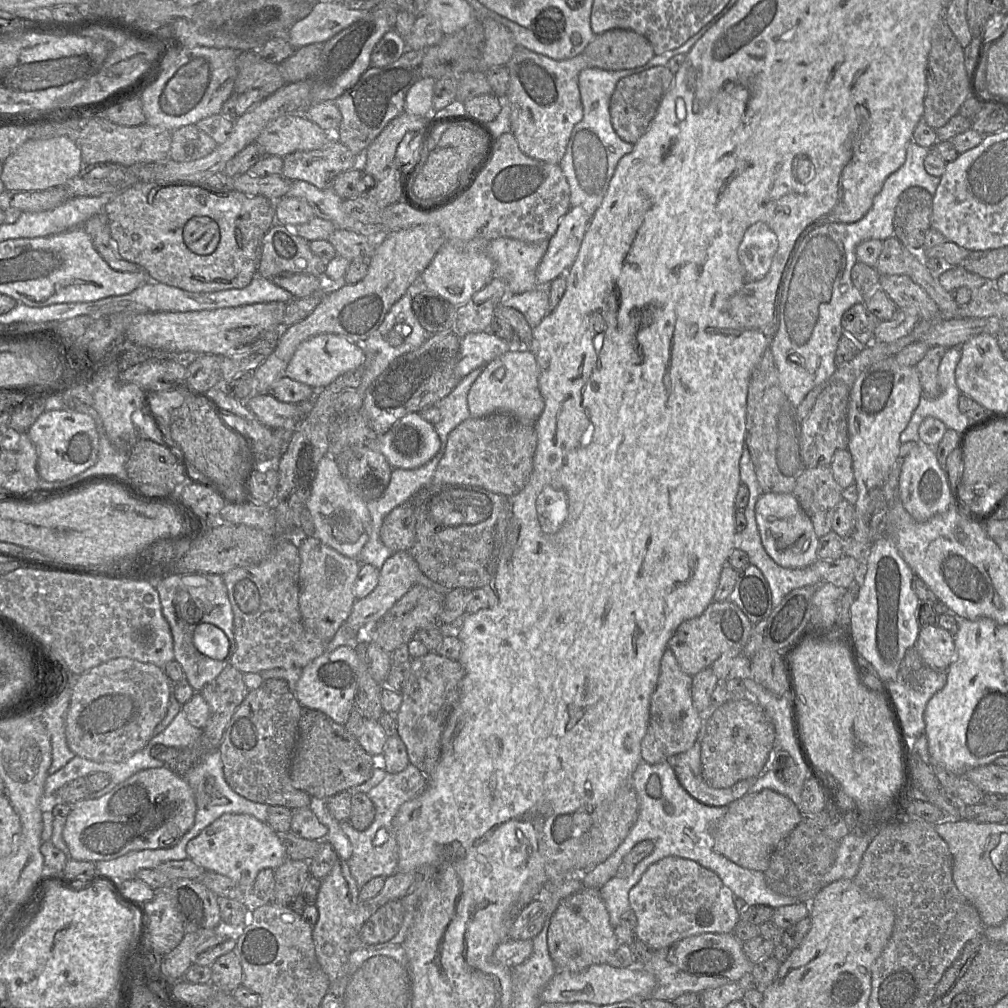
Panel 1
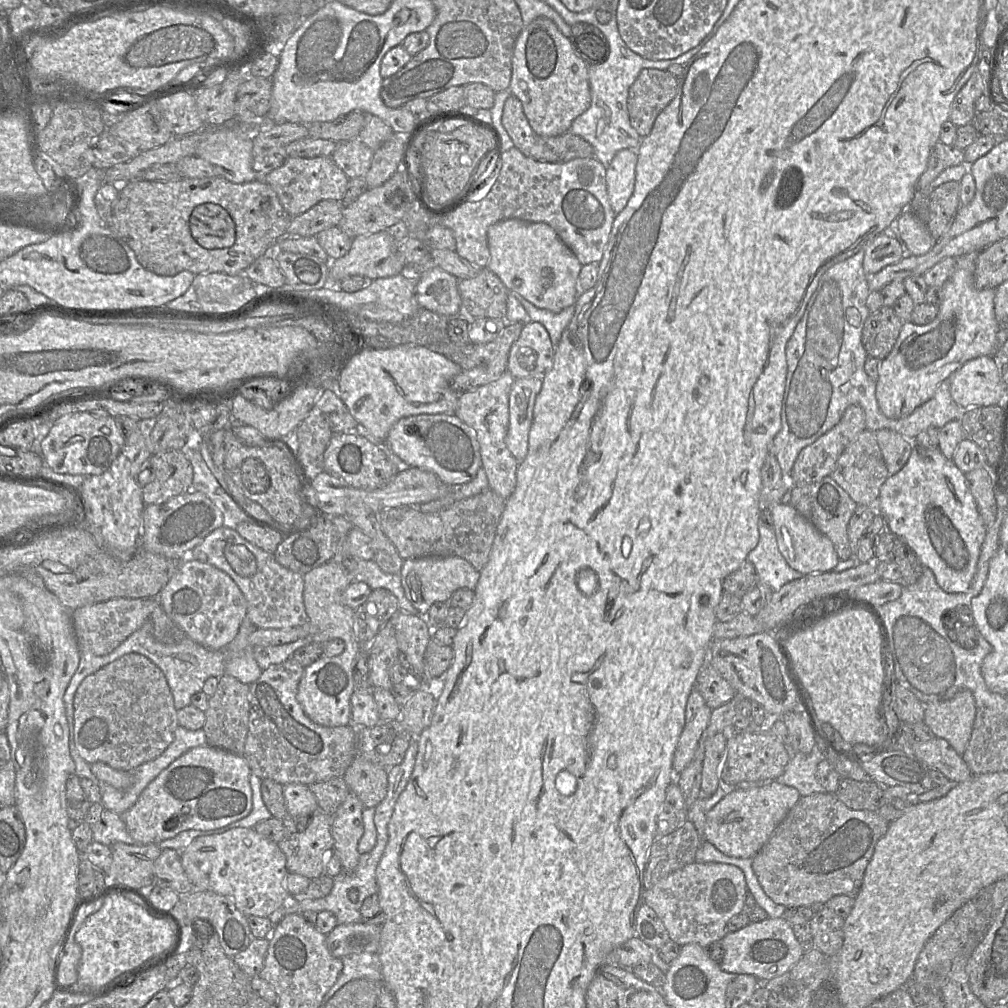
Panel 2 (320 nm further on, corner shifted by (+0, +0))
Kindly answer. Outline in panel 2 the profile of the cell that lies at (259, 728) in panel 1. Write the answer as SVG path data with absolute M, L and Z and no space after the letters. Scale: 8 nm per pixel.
M292 658L270 666L250 687L249 731L242 756L251 773L261 780L271 779L283 786L311 786L343 777L357 754L354 725L326 727L313 722L297 700L304 667Z

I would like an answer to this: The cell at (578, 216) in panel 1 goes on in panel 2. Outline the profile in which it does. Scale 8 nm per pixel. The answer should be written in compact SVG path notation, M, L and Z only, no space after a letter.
M623 149L617 152L607 164L607 193L616 214L625 208L633 193L637 160L635 149Z

